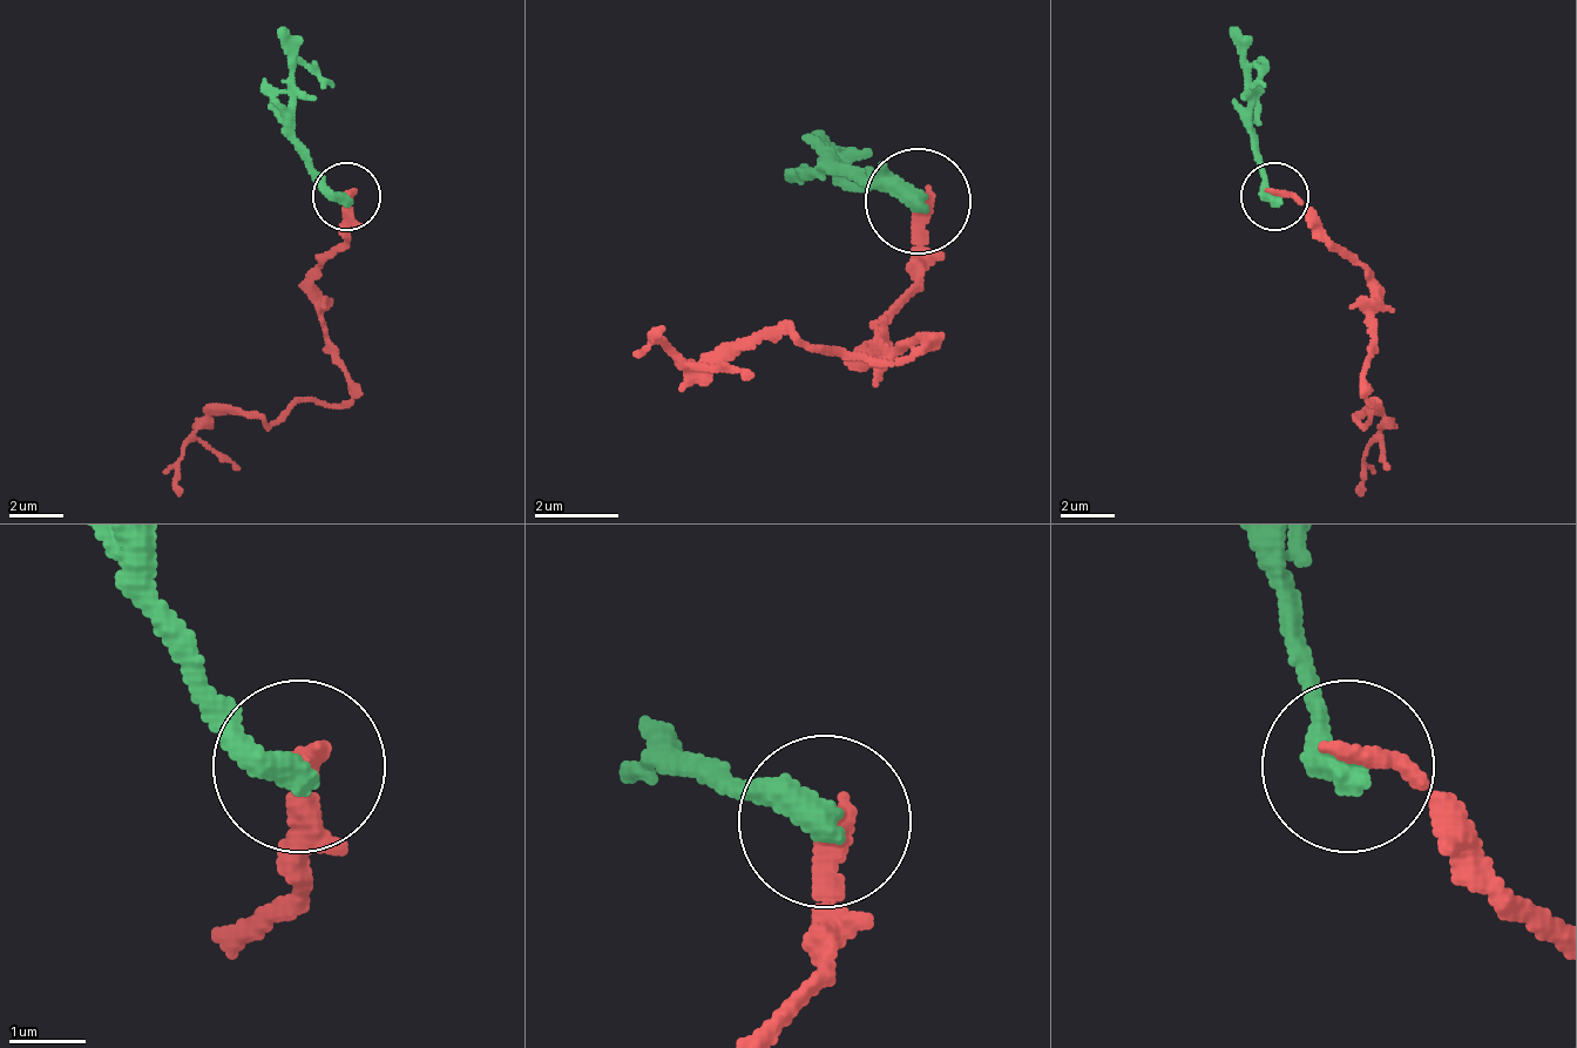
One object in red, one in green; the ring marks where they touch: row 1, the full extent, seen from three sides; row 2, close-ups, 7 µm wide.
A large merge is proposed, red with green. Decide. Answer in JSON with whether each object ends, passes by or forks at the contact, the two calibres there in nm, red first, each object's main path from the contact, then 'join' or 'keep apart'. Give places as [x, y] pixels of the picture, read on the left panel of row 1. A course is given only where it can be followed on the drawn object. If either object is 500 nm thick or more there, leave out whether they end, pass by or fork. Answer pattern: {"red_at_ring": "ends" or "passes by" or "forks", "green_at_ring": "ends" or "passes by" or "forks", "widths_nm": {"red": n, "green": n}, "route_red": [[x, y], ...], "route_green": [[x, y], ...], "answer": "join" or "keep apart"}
{"red_at_ring": "ends", "green_at_ring": "ends", "widths_nm": {"red": 280, "green": 440}, "route_red": [[344, 191], [344, 245], [317, 286], [351, 396], [296, 403], [269, 423], [215, 416], [181, 450], [181, 498]], "route_green": [[344, 198], [296, 137], [296, 62], [276, 28]], "answer": "keep apart"}

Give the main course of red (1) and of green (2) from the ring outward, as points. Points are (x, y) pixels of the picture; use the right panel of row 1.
1: (1277, 191), (1338, 245), (1372, 286), (1372, 396), (1379, 403), (1365, 423), (1379, 416), (1365, 450), (1365, 498)
2: (1277, 198), (1249, 137), (1249, 62), (1229, 28)

